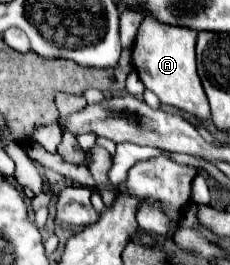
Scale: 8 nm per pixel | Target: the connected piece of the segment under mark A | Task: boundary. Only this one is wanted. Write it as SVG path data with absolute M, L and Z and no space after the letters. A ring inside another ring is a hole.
M144 18L134 38L132 66L136 68L144 86L152 90L164 106L174 106L198 118L210 118L208 98L196 72L196 36L198 32L194 30L186 30L180 26L162 26L160 22L150 22L150 18Z

